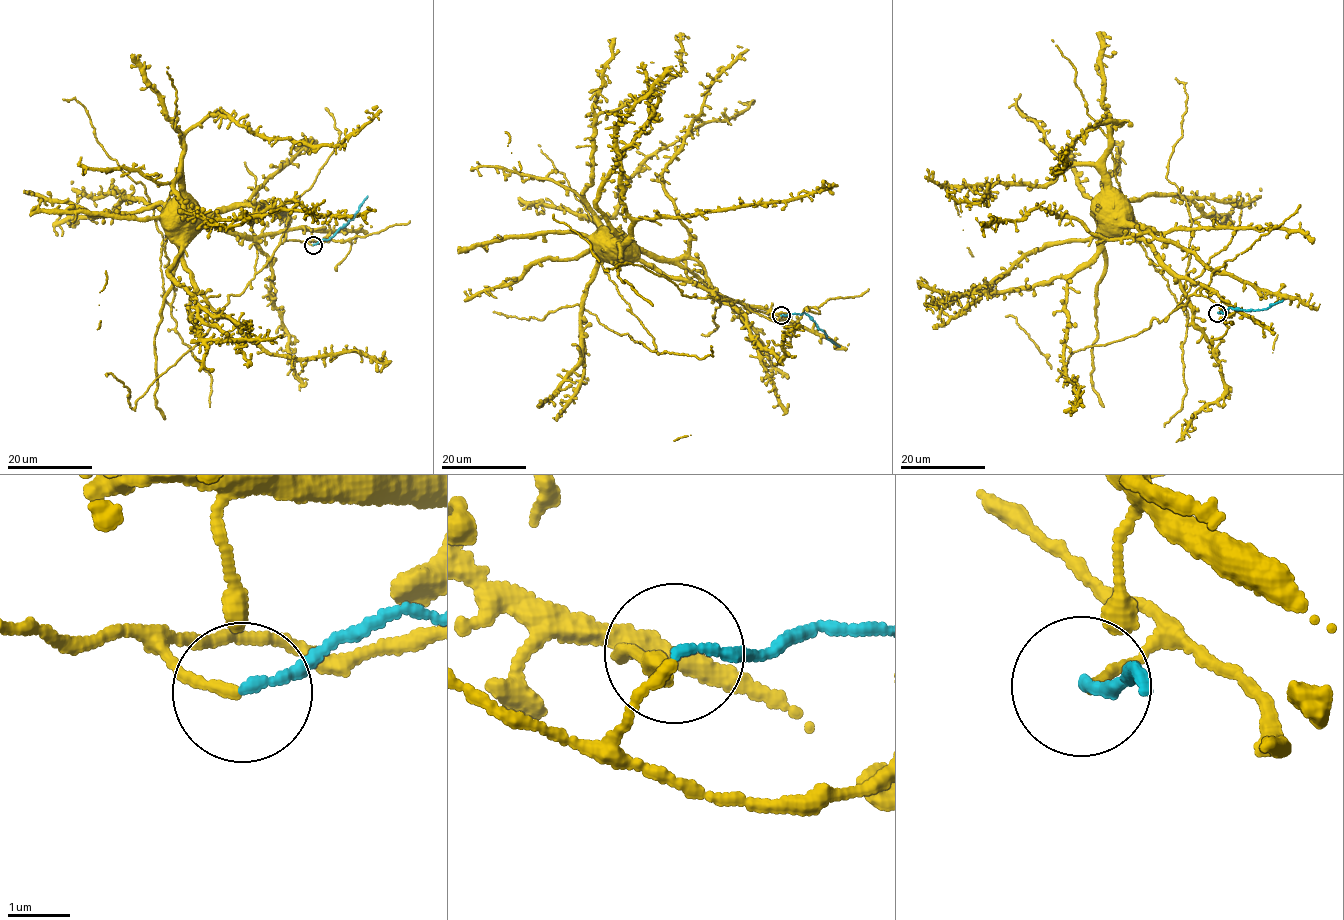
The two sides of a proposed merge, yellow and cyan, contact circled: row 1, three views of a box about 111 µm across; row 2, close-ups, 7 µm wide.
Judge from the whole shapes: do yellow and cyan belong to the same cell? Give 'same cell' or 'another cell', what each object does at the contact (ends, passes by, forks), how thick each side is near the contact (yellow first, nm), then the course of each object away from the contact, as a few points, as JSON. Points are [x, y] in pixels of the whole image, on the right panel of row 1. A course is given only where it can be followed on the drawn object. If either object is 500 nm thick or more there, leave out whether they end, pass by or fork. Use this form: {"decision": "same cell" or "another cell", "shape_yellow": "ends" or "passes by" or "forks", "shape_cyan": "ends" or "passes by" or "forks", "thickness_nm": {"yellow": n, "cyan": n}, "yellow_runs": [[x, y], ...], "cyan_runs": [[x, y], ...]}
{"decision": "same cell", "shape_yellow": "passes by", "shape_cyan": "ends", "thickness_nm": {"yellow": 120, "cyan": 130}, "yellow_runs": [[1218, 312], [1223, 308], [1203, 296], [1202, 286], [1179, 277], [1127, 230], [1124, 222], [1110, 219], [1105, 207]], "cyan_runs": [[1217, 312], [1225, 313], [1230, 308], [1263, 310], [1283, 300]]}

